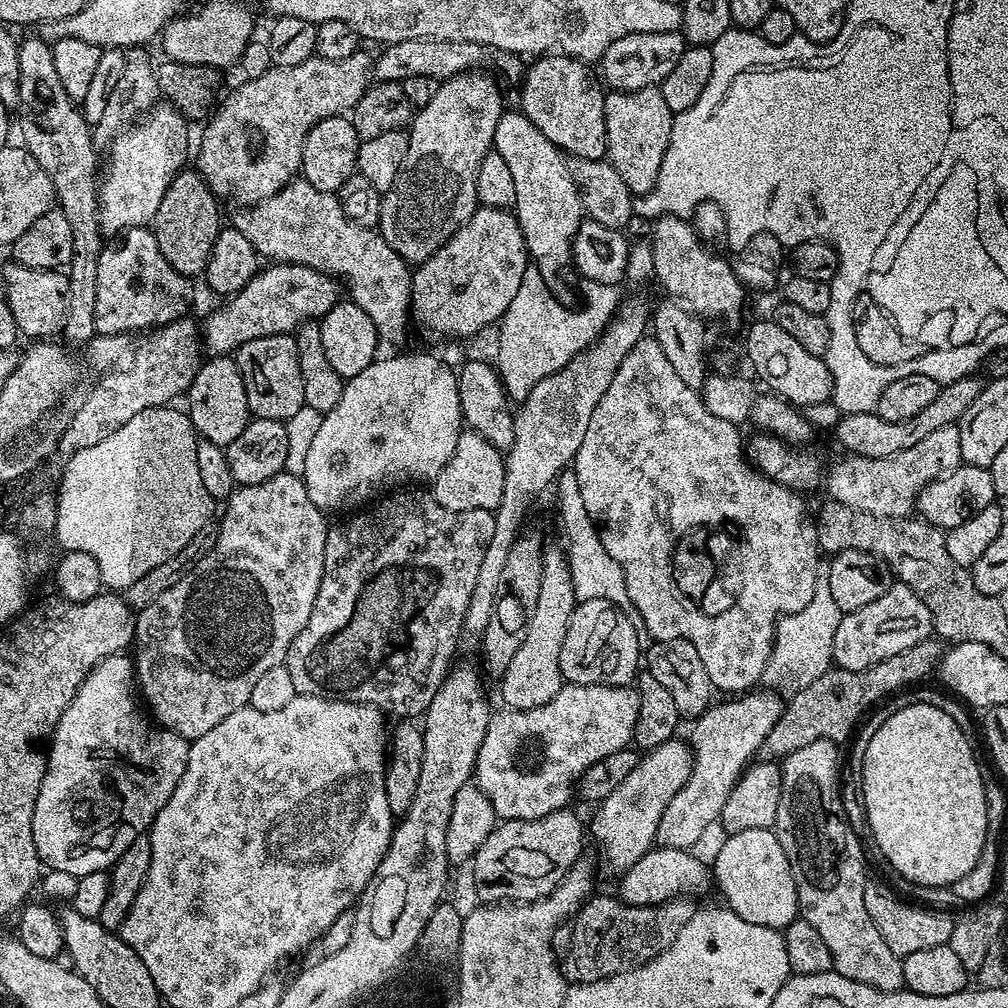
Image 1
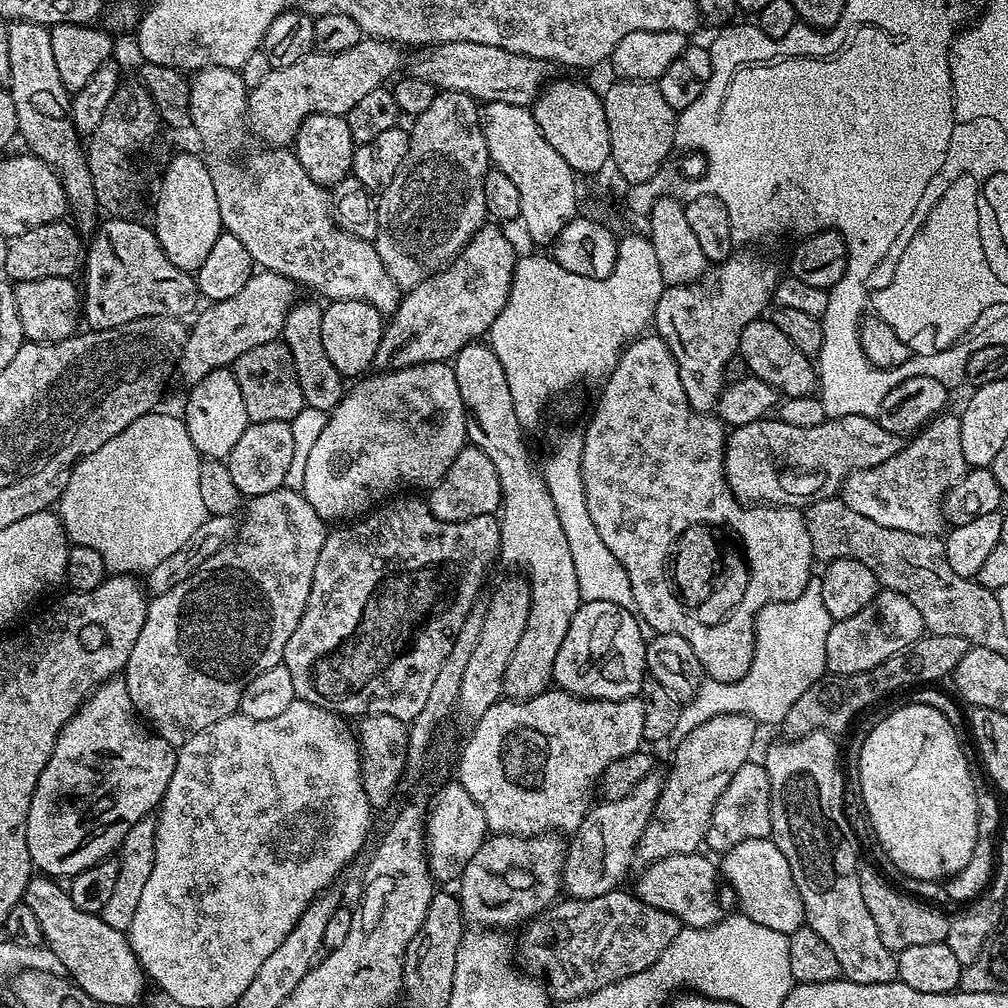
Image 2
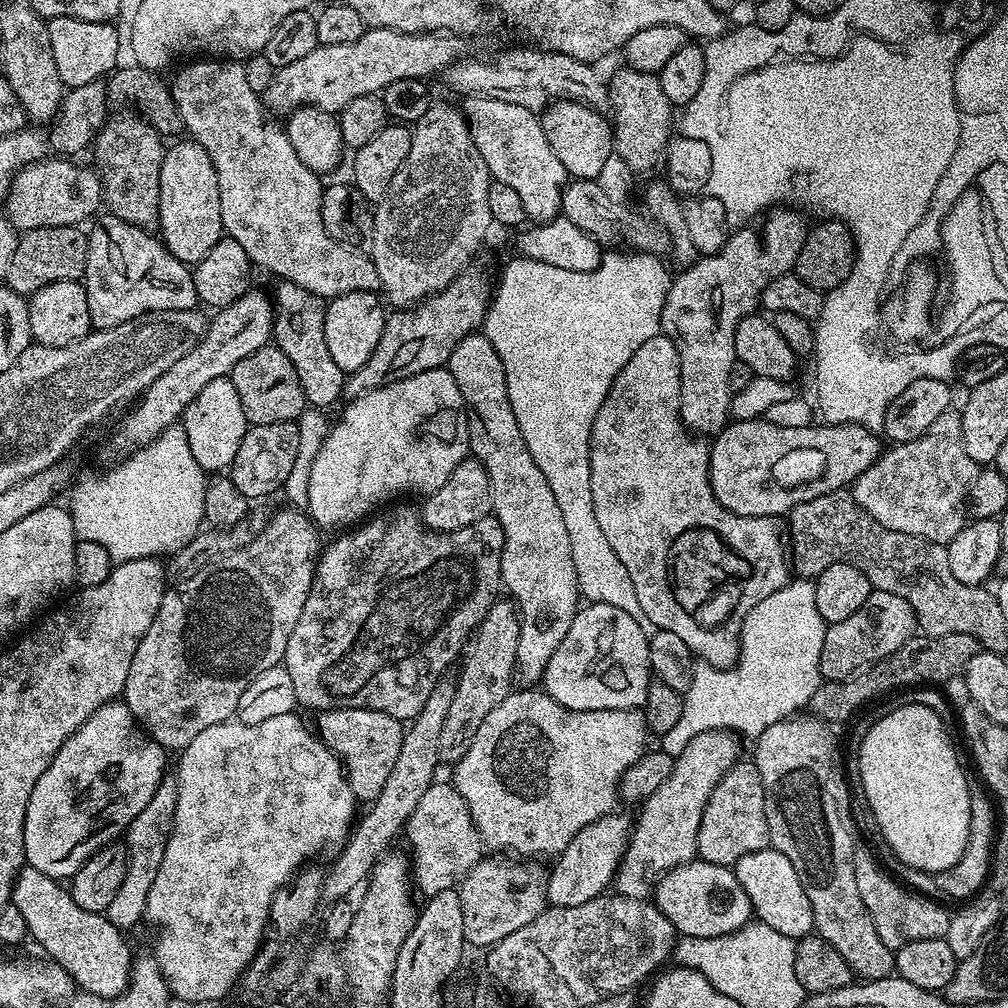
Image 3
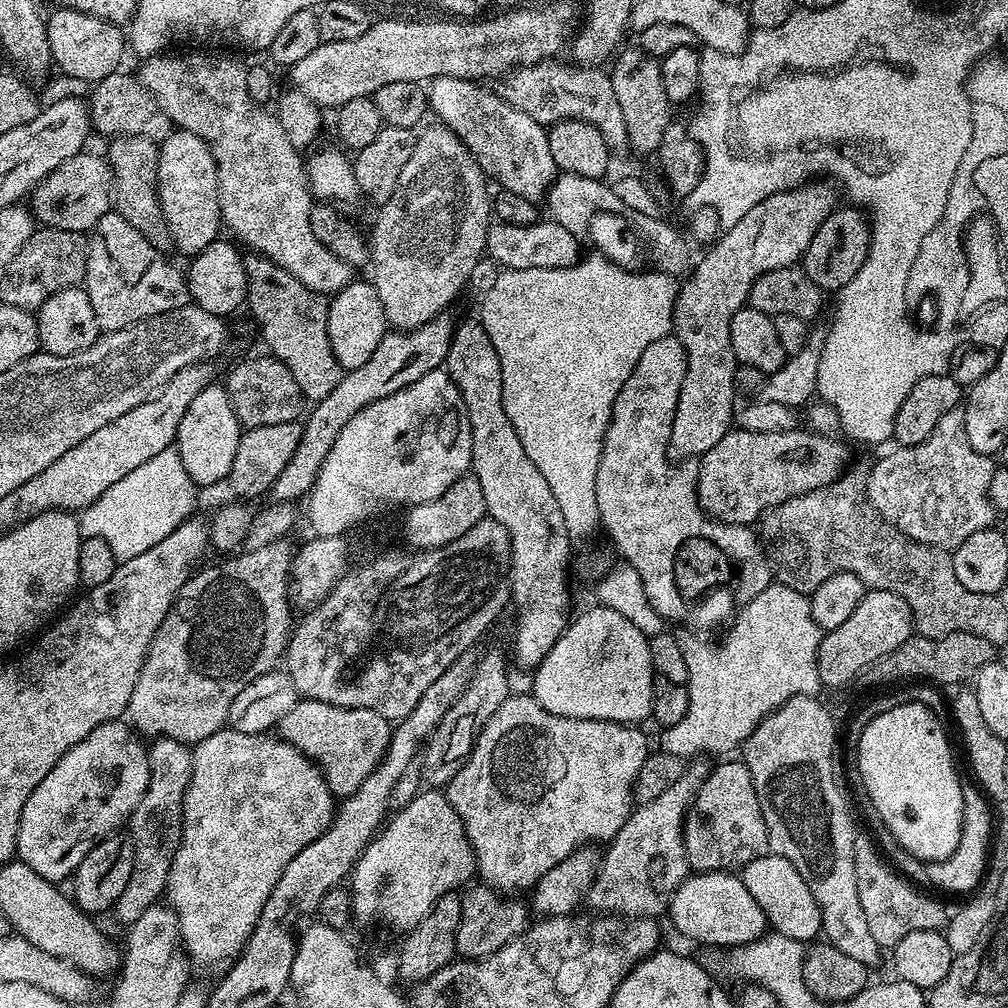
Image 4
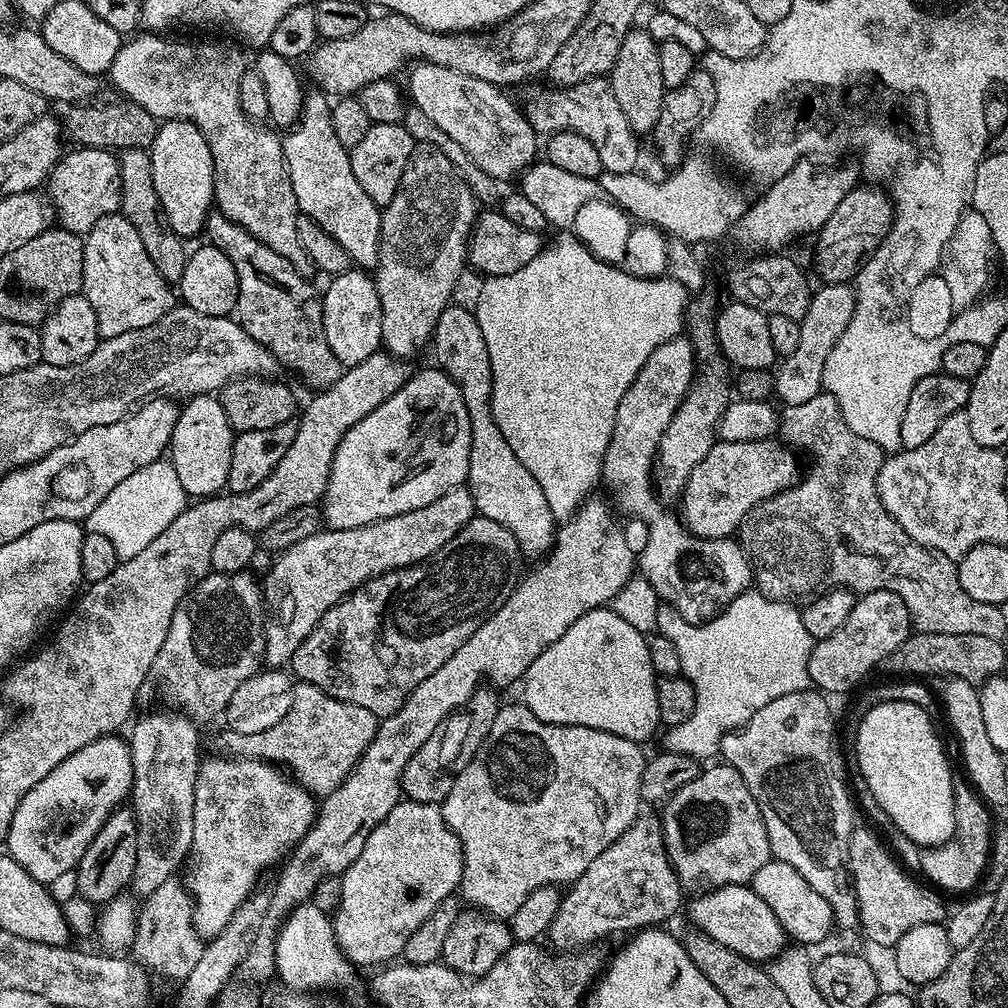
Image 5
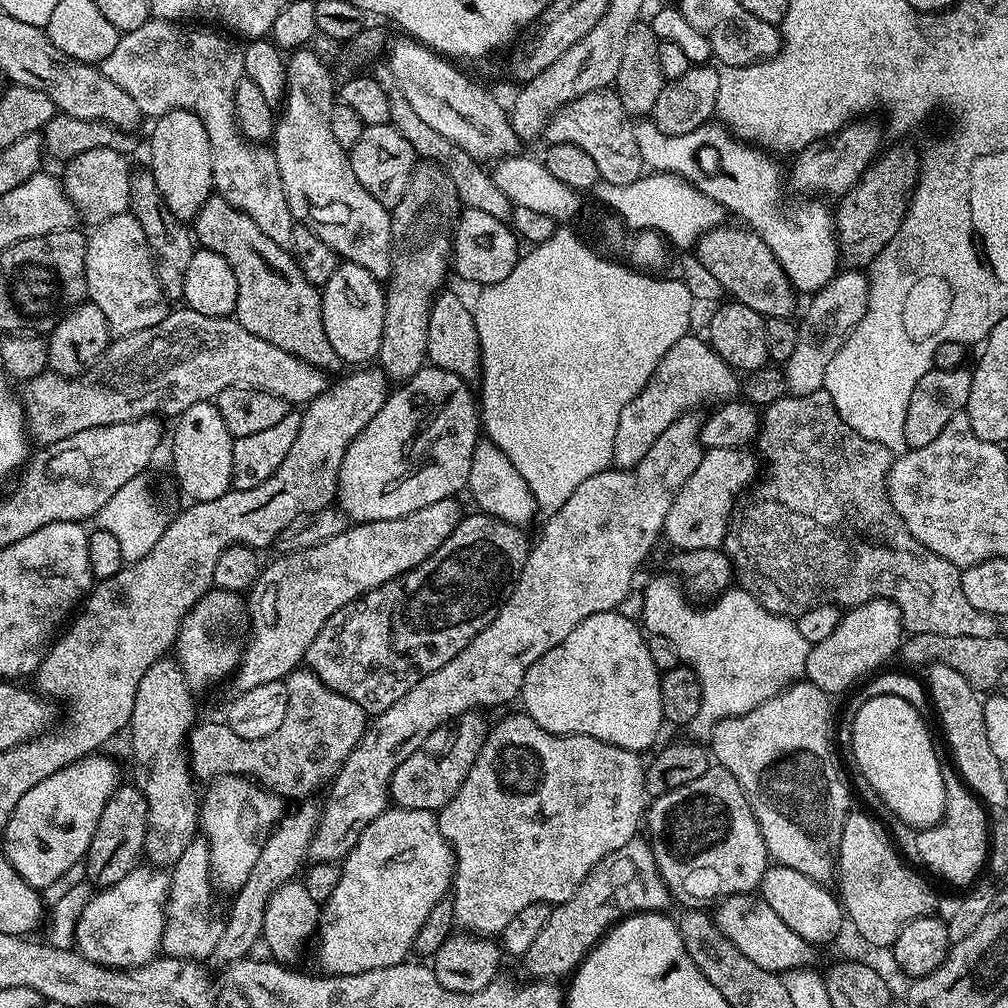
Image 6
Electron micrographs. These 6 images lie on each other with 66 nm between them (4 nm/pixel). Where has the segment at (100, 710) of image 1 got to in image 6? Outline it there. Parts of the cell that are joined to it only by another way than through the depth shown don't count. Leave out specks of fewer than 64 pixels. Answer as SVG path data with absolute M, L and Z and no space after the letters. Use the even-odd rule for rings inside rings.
M93 754L67 764L50 778L42 778L38 786L18 798L18 806L14 806L2 834L2 852L30 887L43 890L87 857L98 818L102 818L102 810L121 780L114 761L107 760L104 754Z

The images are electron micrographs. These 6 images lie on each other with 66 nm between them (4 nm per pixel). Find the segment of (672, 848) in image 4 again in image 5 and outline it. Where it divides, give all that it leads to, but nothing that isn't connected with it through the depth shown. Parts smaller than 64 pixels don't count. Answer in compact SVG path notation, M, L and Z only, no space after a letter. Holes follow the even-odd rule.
M647 814L637 816L635 822L625 830L622 838L618 838L586 870L570 885L563 893L558 906L558 914L554 914L552 925L548 927L546 940L553 944L555 951L560 954L569 950L584 950L595 940L608 936L611 932L635 933L641 928L667 925L667 920L680 908L680 892L682 885L676 877L675 870L668 857L668 851L664 845L664 834L662 824Z

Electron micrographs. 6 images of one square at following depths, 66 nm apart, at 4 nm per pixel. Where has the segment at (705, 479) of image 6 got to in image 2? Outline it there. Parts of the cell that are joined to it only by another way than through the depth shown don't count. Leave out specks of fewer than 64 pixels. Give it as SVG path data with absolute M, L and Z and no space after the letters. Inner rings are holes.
M846 414L822 421L818 426L802 429L788 425L779 418L765 418L746 422L746 426L732 428L724 445L724 477L737 500L752 506L807 506L815 500L831 500L843 489L849 471L857 472L882 466L886 458L894 458L904 448L905 437L890 434L873 417Z

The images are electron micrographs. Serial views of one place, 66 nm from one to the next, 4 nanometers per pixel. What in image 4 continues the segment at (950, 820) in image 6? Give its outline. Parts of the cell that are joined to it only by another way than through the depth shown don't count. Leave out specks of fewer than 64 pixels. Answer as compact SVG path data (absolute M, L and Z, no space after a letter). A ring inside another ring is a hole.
M972 782L964 784L962 802L962 834L958 838L958 846L950 858L934 860L928 864L928 884L944 892L972 894L972 891L976 892L981 887L989 866L990 845L994 839L994 808L988 797Z

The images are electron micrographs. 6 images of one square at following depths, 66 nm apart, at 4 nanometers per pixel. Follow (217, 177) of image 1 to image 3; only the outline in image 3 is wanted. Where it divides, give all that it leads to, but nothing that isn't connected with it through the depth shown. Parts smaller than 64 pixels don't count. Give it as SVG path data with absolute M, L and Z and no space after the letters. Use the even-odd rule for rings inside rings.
M368 28L358 42L342 42L342 46L317 46L306 54L306 58L298 58L298 62L290 62L290 66L275 69L272 74L270 86L262 94L267 111L272 114L281 112L287 114L296 108L321 108L327 112L338 114L354 98L375 96L383 93L390 82L398 82L398 78L418 78L424 80L435 72L443 73L451 64L457 63L465 55L465 37L454 36L450 32L419 32L406 34L398 30L385 28Z

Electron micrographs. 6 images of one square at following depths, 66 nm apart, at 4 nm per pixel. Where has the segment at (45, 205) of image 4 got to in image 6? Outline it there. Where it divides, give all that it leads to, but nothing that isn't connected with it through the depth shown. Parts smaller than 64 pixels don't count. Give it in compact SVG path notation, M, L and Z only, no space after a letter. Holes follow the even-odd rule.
M99 148L86 150L63 165L62 183L64 193L72 199L77 213L89 220L89 225L101 224L106 218L114 218L118 214L129 211L130 182L133 169L128 168L129 157L118 150Z

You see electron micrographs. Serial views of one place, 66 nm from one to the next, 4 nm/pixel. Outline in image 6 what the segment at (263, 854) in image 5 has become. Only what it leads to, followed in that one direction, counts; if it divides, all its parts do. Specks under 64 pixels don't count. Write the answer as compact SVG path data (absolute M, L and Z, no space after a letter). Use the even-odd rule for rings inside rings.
M222 776L211 781L207 788L208 793L205 796L203 793L199 801L198 828L210 846L212 883L221 893L234 894L250 878L250 870L254 870L254 862L258 862L268 835L286 815L286 800L247 776Z

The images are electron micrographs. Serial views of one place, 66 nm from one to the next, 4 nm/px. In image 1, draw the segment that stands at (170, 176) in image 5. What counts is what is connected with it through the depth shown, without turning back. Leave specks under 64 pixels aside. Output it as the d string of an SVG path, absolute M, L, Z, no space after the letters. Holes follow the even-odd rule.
M195 170L180 171L158 205L154 221L158 250L162 250L162 258L166 258L166 262L170 262L170 266L174 266L174 270L183 276L199 277L208 264L210 250L214 250L214 242L222 227L219 206L218 197Z

